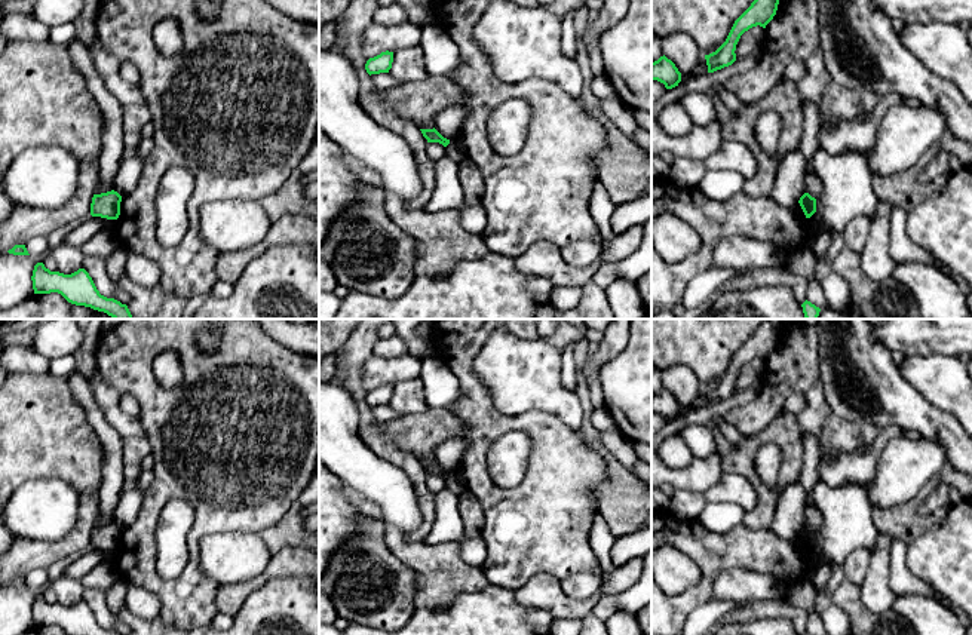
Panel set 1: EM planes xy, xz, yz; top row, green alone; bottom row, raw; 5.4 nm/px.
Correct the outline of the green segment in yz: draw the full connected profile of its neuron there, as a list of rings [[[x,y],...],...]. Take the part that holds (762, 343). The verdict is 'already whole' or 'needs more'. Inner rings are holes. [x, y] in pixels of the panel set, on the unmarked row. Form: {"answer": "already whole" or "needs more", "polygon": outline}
{"answer": "already whole", "polygon": [[[769,320],[760,325],[751,338],[735,353],[726,374],[712,386],[705,387],[708,405],[714,405],[736,393],[736,377],[741,368],[752,359],[763,359],[773,352],[779,337],[779,329]]]}

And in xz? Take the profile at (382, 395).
{"answer": "already whole", "polygon": [[[381,384],[380,387],[370,390],[365,396],[367,405],[371,407],[380,407],[380,405],[389,405],[393,395],[393,384]]]}

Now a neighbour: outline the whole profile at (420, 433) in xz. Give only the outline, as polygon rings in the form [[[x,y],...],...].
[[[429,408],[423,414],[402,415],[387,423],[374,421],[372,427],[390,445],[420,461],[433,461],[438,445],[462,438],[466,432],[463,421],[442,408]]]

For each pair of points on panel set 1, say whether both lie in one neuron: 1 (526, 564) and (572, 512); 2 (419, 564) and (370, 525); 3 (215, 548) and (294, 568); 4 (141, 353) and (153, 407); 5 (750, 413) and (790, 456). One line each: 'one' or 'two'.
1: one
2: two
3: two
4: one
5: two

